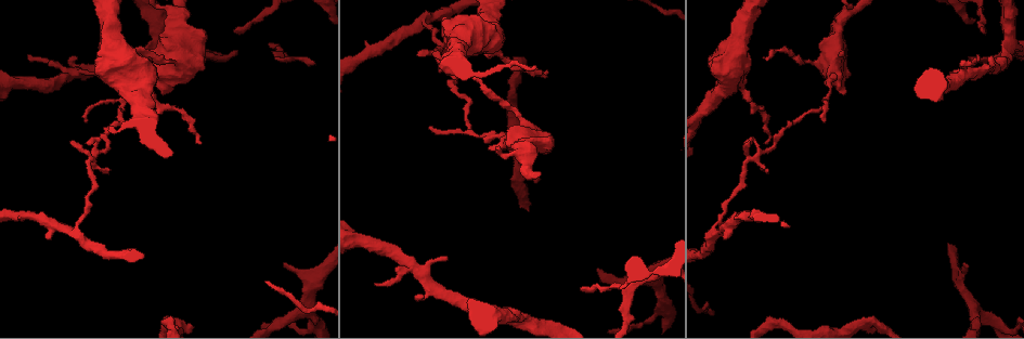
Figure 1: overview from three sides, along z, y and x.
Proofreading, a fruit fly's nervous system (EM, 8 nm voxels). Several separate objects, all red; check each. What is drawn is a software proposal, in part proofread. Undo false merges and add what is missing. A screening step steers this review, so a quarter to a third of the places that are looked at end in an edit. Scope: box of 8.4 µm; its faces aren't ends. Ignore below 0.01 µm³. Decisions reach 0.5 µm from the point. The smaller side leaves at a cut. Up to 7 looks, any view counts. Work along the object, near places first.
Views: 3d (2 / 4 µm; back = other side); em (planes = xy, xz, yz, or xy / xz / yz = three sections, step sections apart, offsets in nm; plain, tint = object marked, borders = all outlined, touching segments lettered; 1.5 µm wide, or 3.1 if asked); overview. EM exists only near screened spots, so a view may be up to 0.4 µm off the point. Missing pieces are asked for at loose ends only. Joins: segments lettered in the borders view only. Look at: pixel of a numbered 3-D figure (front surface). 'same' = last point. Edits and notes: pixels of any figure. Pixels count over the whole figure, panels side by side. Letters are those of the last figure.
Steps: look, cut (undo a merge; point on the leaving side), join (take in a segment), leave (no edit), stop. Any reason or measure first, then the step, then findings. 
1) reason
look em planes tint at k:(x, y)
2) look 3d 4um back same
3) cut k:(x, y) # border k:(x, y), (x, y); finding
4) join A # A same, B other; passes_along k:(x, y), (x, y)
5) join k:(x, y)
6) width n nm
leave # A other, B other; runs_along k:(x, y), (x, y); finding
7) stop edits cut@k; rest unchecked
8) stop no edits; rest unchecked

branch stops here
look em xy step 8 tint at 1:(236, 31)

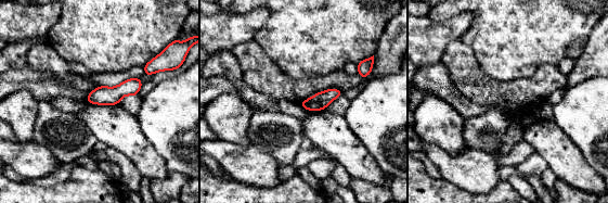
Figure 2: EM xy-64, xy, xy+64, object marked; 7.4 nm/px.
what lies round it
look em xy step 8 borders same

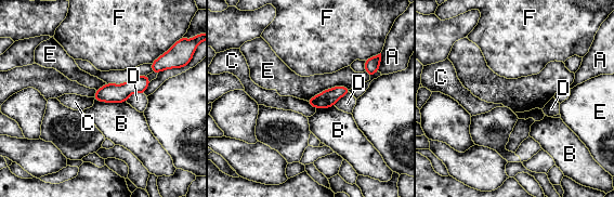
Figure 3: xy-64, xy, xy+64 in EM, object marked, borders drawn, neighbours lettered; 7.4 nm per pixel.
longest_contact E 340 nm
leave # A other, B other, C other, D other, E other, F other; runs_along 3:(146, 81), (120, 93), (96, 96); none of them fits

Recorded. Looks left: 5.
an open end
look em planes borders at 1:(313, 61)

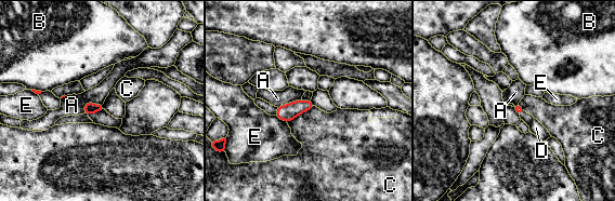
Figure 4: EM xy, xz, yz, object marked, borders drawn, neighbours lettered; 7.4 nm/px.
longest_contact C 240 nm
join D # A other, B other, C other, D same, E other; passes_along 4:(518, 108), (521, 114), (536, 128); it goes on there

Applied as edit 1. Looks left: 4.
stop edits join@4; rest unchecked

